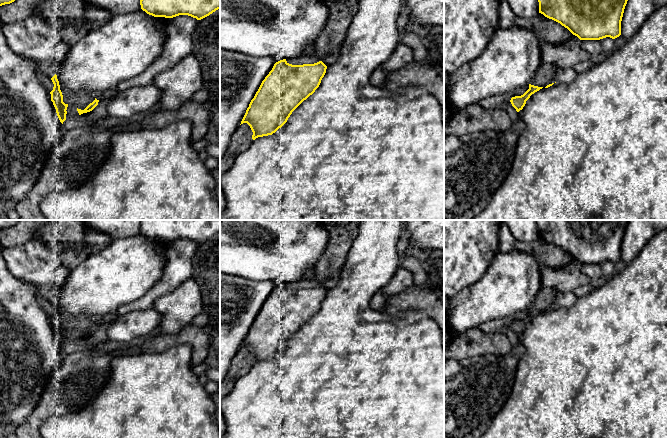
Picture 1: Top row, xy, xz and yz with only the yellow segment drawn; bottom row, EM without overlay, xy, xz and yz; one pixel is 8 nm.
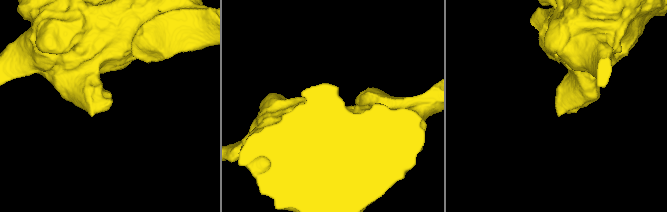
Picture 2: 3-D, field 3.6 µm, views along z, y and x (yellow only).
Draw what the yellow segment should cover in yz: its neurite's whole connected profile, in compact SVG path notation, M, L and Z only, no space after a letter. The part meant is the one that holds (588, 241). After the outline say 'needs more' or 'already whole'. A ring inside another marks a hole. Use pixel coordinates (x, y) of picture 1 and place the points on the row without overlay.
M536 220L539 237L567 252L580 264L615 263L621 259L621 245L629 220Z; already whole

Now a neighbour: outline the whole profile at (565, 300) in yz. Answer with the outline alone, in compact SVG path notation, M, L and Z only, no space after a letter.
M557 292L555 297L555 306L562 308L570 308L575 304L576 299L577 297L574 292Z

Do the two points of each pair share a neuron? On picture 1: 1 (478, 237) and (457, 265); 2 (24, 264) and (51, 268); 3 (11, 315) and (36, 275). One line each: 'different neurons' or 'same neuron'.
1: same neuron
2: same neuron
3: different neurons

